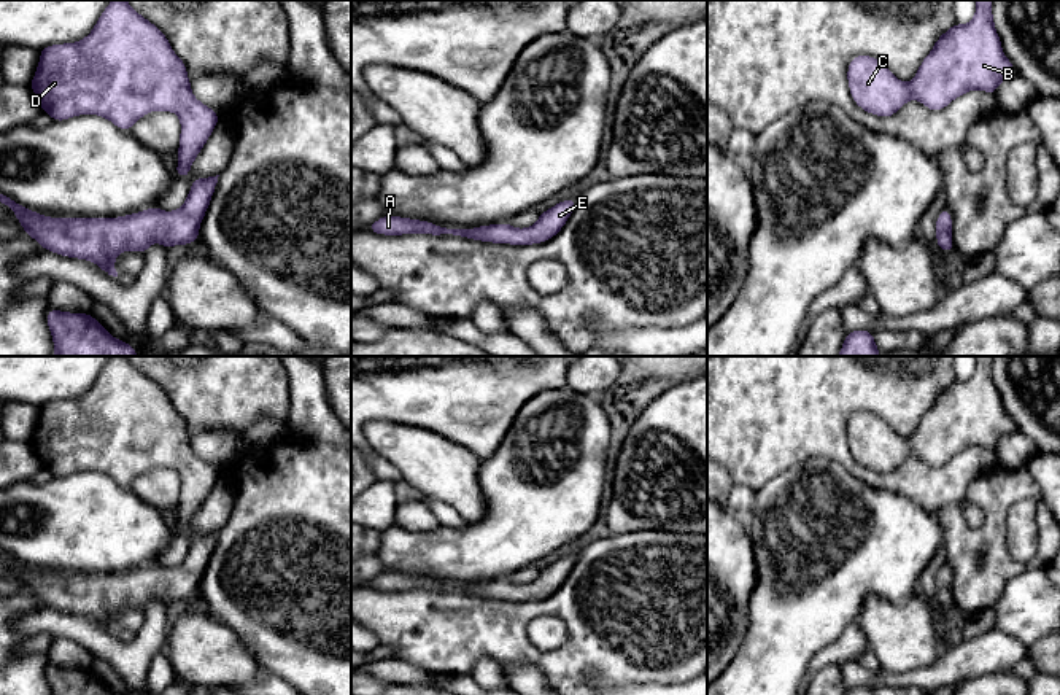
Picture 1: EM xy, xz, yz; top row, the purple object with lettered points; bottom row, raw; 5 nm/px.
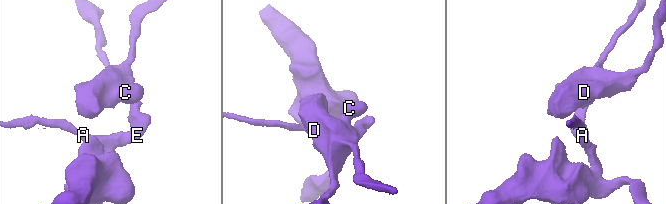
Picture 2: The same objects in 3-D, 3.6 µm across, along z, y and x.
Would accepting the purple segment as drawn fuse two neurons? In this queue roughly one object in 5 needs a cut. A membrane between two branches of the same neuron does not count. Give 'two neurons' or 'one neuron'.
one neuron

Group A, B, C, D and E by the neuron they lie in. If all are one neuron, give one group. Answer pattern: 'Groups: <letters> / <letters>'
Groups: A B C D E

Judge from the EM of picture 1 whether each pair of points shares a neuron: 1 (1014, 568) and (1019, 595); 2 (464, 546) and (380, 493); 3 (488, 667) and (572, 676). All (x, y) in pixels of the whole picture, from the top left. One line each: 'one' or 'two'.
1: two
2: two
3: two

